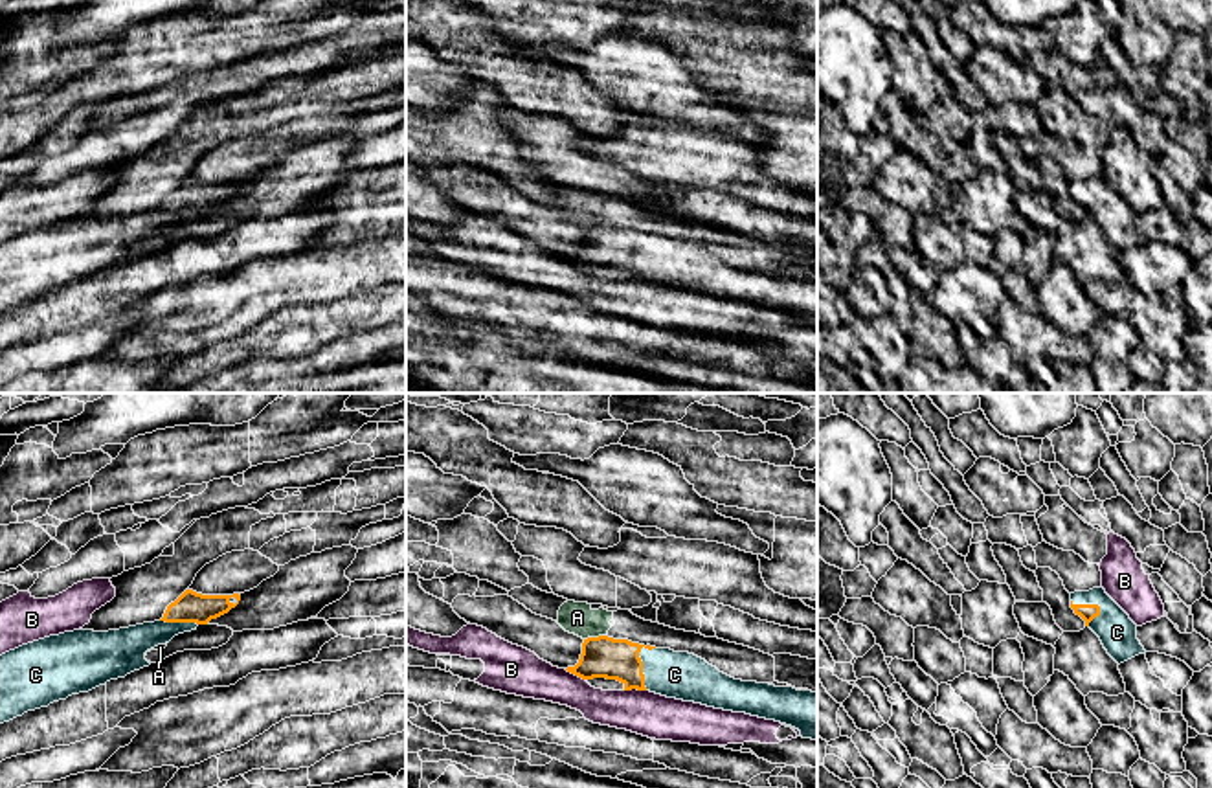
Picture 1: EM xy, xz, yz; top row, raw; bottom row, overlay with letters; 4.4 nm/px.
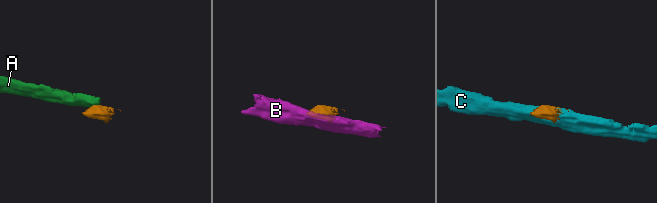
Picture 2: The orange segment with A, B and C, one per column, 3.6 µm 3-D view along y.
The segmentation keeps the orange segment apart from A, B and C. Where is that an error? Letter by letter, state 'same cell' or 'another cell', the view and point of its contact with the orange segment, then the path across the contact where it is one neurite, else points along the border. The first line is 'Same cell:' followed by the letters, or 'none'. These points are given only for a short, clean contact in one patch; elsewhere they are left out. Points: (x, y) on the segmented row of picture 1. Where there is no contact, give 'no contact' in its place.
Same cell: C
A: another cell; meets orange in xz at (594, 638); border along xz (605, 634), (584, 640)
B: another cell; meets orange in xz at (634, 687)
C: same cell; meets orange in xz at (641, 667)

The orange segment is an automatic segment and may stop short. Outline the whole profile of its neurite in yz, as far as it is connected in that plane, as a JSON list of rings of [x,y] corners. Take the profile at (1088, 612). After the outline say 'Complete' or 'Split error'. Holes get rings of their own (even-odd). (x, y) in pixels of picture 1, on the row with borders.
[[[1104,588],[1071,593],[1071,608],[1100,637],[1104,648],[1118,665],[1146,654],[1137,639],[1137,625]]]. Split error

